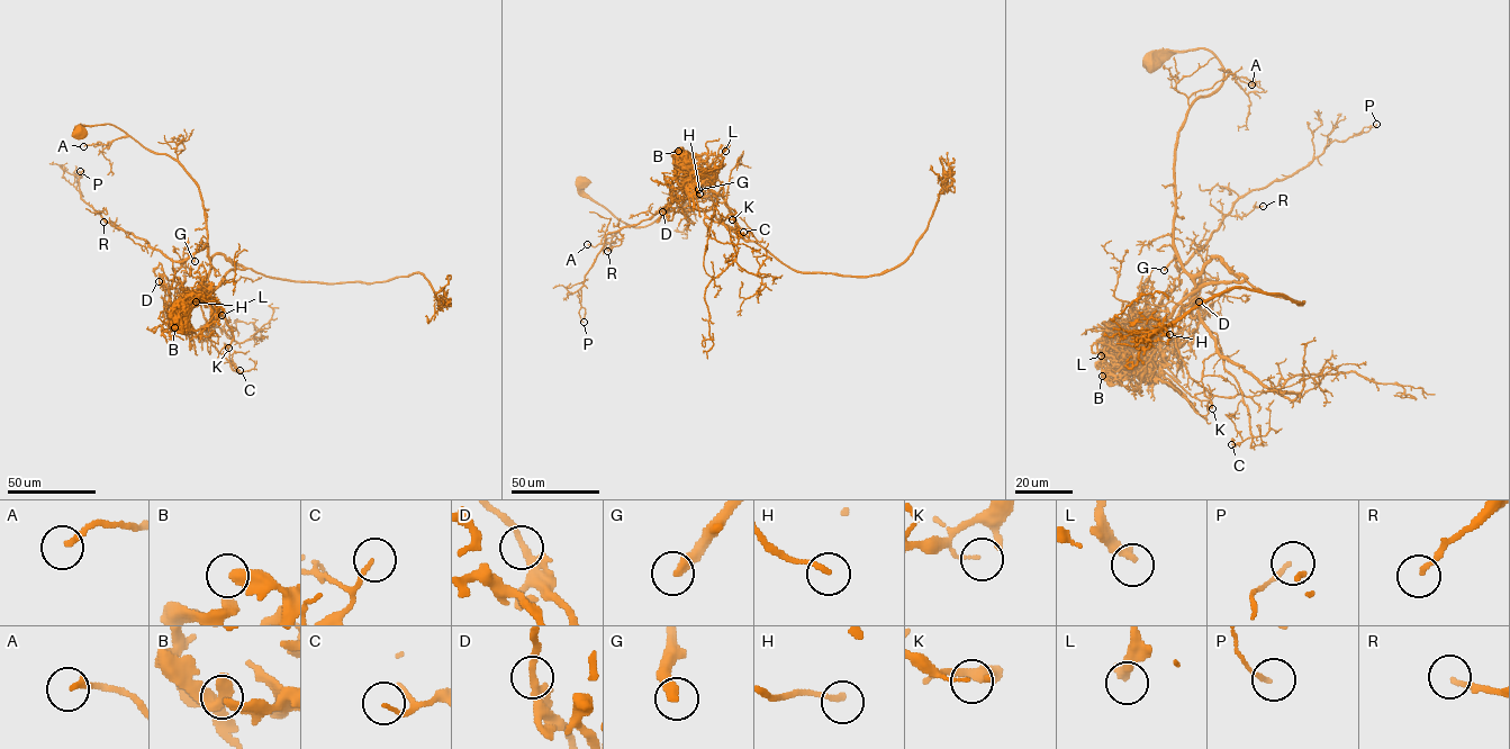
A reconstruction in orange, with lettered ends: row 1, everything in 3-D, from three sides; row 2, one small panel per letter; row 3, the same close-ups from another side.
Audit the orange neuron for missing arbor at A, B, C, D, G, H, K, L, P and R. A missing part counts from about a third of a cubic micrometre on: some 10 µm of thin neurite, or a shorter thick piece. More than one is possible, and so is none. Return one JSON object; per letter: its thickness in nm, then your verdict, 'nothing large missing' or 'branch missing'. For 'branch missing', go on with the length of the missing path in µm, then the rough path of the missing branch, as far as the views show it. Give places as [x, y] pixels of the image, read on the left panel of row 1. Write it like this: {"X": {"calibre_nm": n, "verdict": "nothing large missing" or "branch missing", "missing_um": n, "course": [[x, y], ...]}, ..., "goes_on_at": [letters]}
{"A": {"calibre_nm": 180, "verdict": "branch missing", "missing_um": 15}, "B": {"calibre_nm": 320, "verdict": "nothing large missing"}, "C": {"calibre_nm": 110, "verdict": "nothing large missing"}, "D": {"calibre_nm": 220, "verdict": "nothing large missing"}, "G": {"calibre_nm": 320, "verdict": "branch missing", "missing_um": 25}, "H": {"calibre_nm": 190, "verdict": "branch missing", "missing_um": 10}, "K": {"calibre_nm": 90, "verdict": "branch missing", "missing_um": 25}, "L": {"calibre_nm": 300, "verdict": "nothing large missing"}, "P": {"calibre_nm": 130, "verdict": "nothing large missing"}, "R": {"calibre_nm": 150, "verdict": "nothing large missing"}, "goes_on_at": ["A", "G", "H", "K"]}

